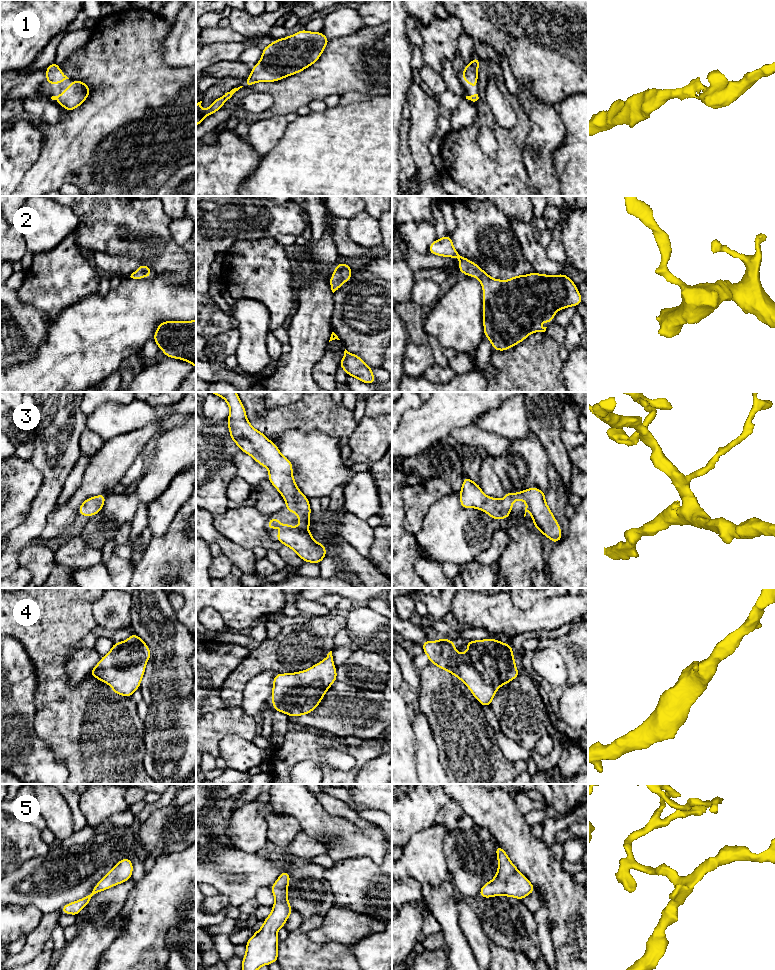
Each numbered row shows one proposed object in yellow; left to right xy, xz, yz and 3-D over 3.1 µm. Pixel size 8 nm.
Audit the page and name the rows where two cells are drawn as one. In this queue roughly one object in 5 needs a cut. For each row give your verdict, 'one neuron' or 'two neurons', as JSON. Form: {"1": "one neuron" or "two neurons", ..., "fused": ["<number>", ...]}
{"1": "one neuron", "2": "one neuron", "3": "one neuron", "4": "one neuron", "5": "one neuron", "fused": []}

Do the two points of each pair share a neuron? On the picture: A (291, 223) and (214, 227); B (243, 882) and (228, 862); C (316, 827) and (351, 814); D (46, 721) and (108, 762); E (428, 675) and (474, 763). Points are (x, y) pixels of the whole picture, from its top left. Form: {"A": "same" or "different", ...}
{"A": "same", "B": "same", "C": "different", "D": "same", "E": "same"}

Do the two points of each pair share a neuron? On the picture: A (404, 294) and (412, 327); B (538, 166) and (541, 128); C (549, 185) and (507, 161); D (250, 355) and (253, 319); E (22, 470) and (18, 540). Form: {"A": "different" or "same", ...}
{"A": "different", "B": "same", "C": "different", "D": "same", "E": "different"}

